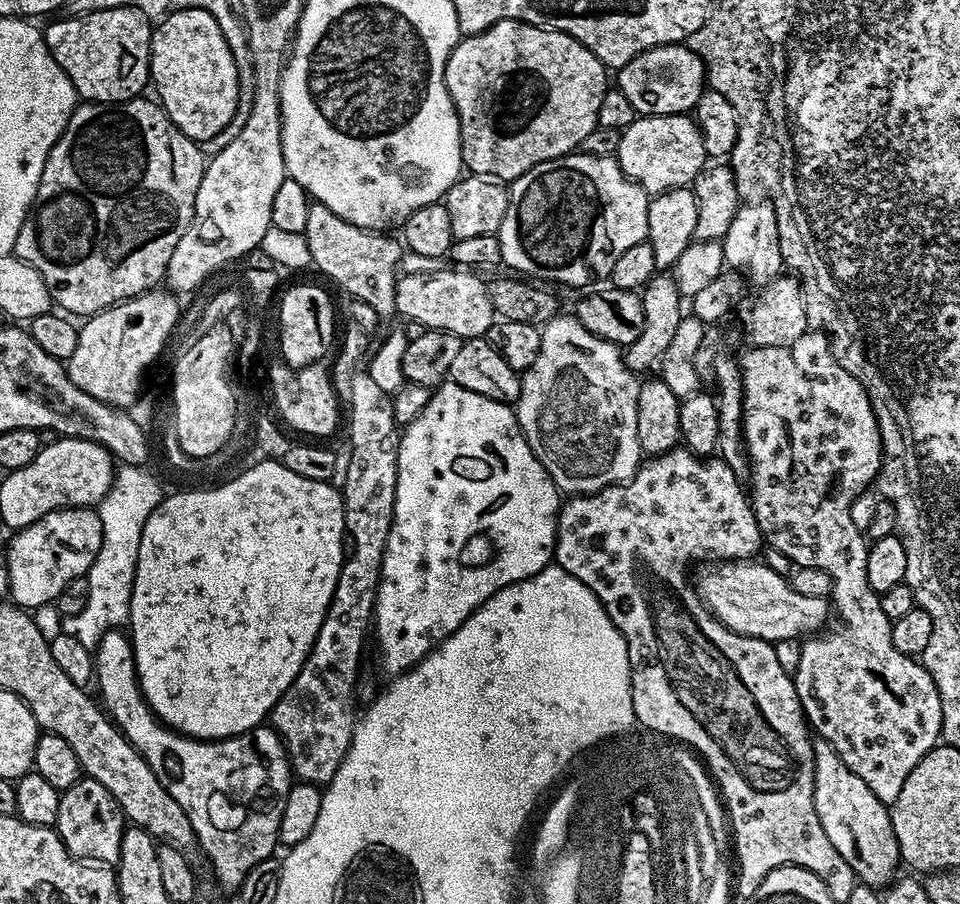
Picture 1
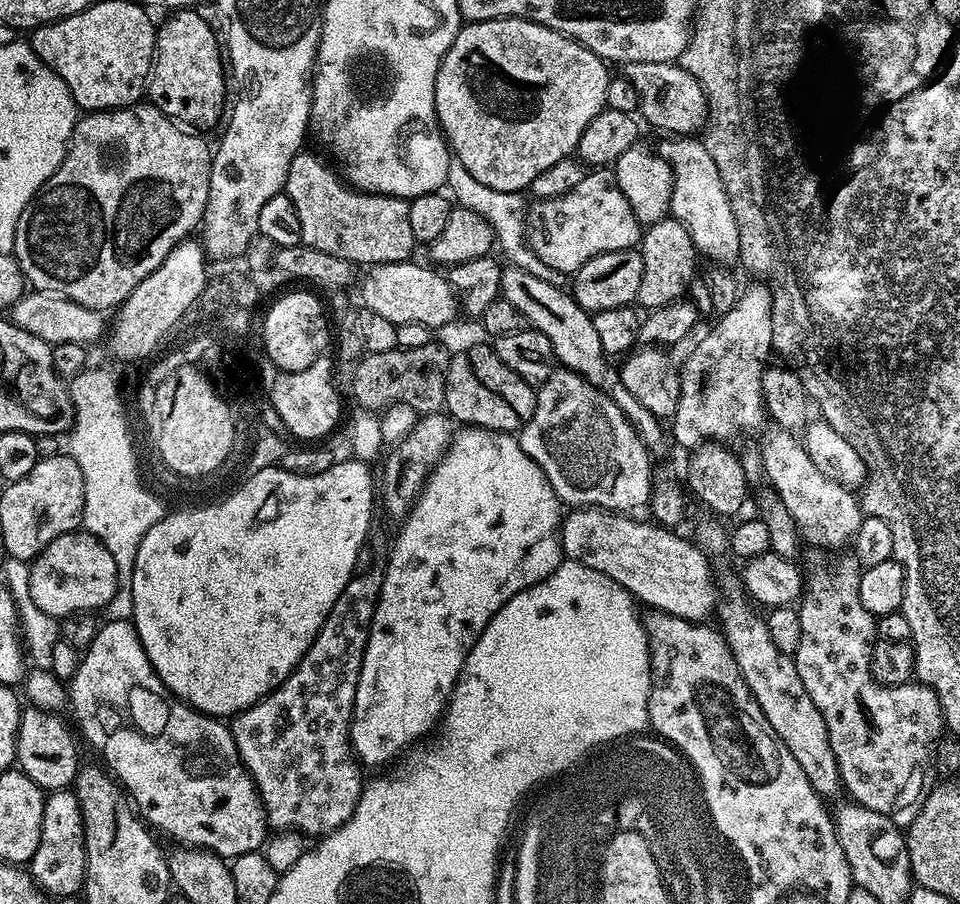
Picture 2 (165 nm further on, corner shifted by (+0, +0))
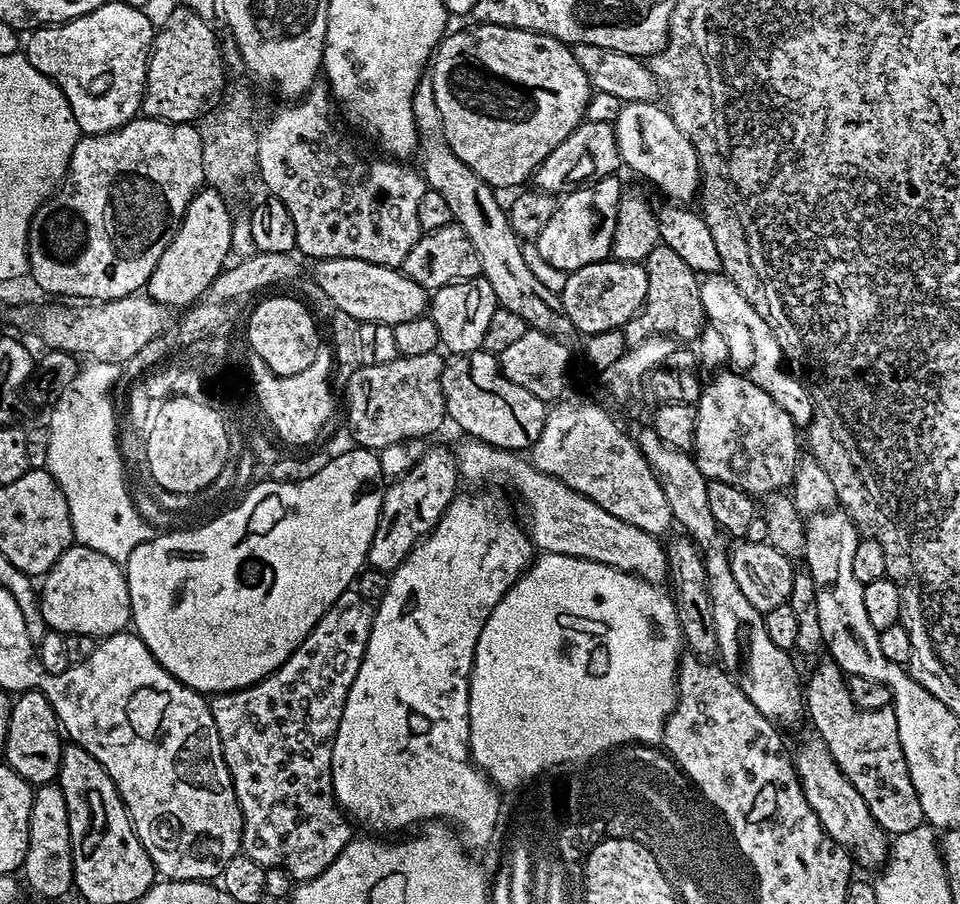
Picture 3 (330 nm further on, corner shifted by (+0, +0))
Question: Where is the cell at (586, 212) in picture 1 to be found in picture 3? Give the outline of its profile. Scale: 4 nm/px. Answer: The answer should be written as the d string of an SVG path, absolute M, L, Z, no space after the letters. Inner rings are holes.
M613 174L593 179L569 191L563 197L565 200L561 199L557 203L554 218L546 222L542 234L535 239L539 254L550 266L566 273L576 272L582 266L590 266L612 256L612 239L622 195L618 177Z

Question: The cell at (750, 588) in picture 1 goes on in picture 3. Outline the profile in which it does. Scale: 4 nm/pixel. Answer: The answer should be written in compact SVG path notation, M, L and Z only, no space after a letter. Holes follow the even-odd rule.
M469 439L454 455L461 477L468 480L480 480L484 472L504 472L504 476L516 487L522 499L528 500L527 531L532 543L541 553L562 554L583 560L602 562L611 568L638 576L653 586L660 586L668 580L668 554L665 545L657 537L614 518L610 510L602 510L598 502L570 490L562 481L536 469L527 459L519 460L517 453L503 448L493 448L479 440Z

